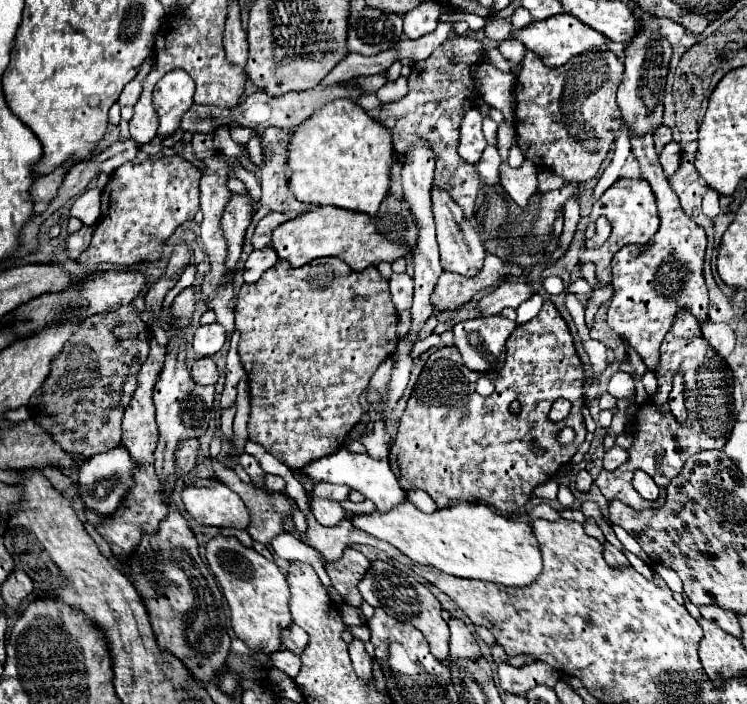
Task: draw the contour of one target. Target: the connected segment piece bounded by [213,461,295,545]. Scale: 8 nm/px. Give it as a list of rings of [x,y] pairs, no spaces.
[[[213,461],[215,477],[233,489],[243,501],[247,501],[247,507],[251,509],[251,525],[247,531],[255,541],[269,545],[273,537],[285,533],[283,527],[293,515],[295,499],[285,493],[265,493],[251,483],[243,483],[225,463],[229,461]]]

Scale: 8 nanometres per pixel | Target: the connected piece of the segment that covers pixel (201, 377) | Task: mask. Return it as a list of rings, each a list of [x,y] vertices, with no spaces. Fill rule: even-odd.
[[[201,357],[193,363],[191,367],[191,379],[197,385],[215,385],[219,375],[217,375],[217,365],[209,357]]]

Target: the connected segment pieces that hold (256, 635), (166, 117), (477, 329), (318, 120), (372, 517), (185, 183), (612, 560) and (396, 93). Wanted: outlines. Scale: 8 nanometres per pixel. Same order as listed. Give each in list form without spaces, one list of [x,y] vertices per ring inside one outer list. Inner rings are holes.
[[[213,537],[207,545],[207,561],[223,587],[223,595],[231,609],[231,625],[235,635],[253,645],[253,649],[261,649],[265,653],[273,653],[279,649],[281,639],[279,633],[283,627],[291,625],[289,617],[289,585],[285,575],[273,561],[267,561],[253,547],[245,547],[237,537]]]
[[[183,69],[163,75],[153,91],[153,105],[159,113],[159,137],[173,135],[179,129],[183,113],[193,105],[195,81]]]
[[[493,315],[493,317],[479,317],[479,319],[467,319],[461,321],[453,327],[455,333],[455,345],[463,355],[463,363],[471,369],[471,371],[499,371],[505,363],[505,341],[507,337],[513,333],[515,329],[515,321],[509,321],[501,315]]]
[[[337,99],[295,127],[287,159],[293,169],[289,189],[309,205],[335,205],[375,217],[381,201],[389,195],[393,161],[395,147],[389,129],[353,101]]]
[[[405,501],[393,507],[389,513],[373,511],[369,515],[357,515],[353,525],[377,539],[391,543],[411,561],[431,565],[455,577],[525,587],[533,583],[543,569],[539,543],[533,529],[527,523],[519,523],[495,513],[483,503],[457,503],[427,515],[421,513],[411,501]]]
[[[161,157],[141,164],[121,165],[109,177],[101,195],[101,219],[95,227],[91,245],[79,255],[79,263],[95,265],[101,261],[131,265],[143,259],[161,257],[163,241],[199,211],[201,171],[183,157]]]
[[[605,543],[605,545],[603,545],[603,557],[605,557],[607,565],[609,565],[609,567],[613,567],[613,569],[619,569],[619,567],[629,567],[627,557],[625,557],[619,549],[615,549],[611,543]]]
[[[399,77],[399,79],[395,79],[395,81],[385,83],[375,95],[379,97],[379,101],[389,103],[389,101],[401,99],[405,93],[407,93],[407,79],[405,79],[405,77]]]

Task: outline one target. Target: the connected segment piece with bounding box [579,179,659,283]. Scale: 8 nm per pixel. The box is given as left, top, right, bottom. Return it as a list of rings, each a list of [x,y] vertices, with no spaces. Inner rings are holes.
[[[617,179],[593,205],[591,211],[591,223],[589,227],[595,223],[595,219],[599,215],[605,215],[613,227],[609,239],[599,247],[599,249],[581,249],[579,251],[579,261],[593,261],[597,267],[597,277],[601,283],[609,283],[609,261],[611,257],[625,245],[645,245],[649,241],[649,237],[653,237],[657,225],[659,225],[659,213],[657,213],[657,203],[655,203],[655,195],[651,191],[651,185],[647,185],[645,179]]]

